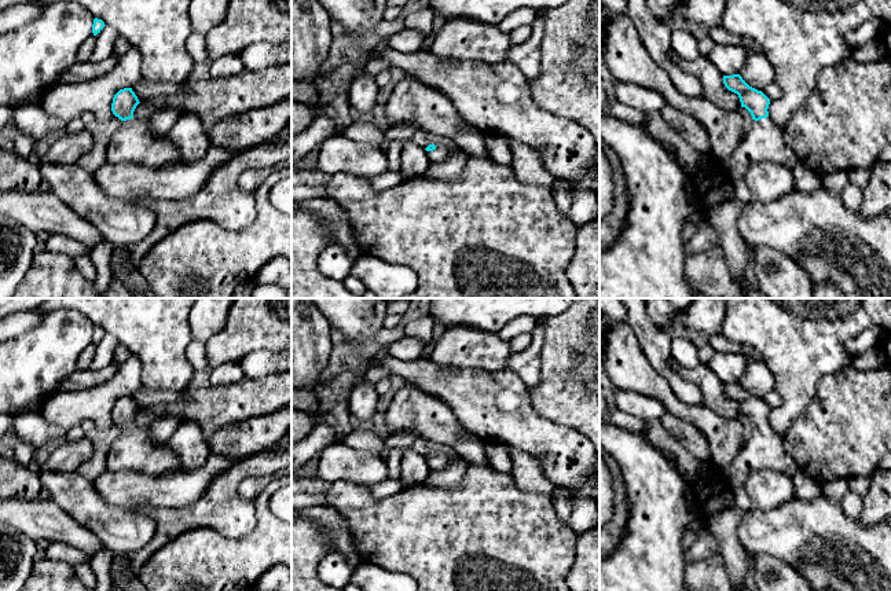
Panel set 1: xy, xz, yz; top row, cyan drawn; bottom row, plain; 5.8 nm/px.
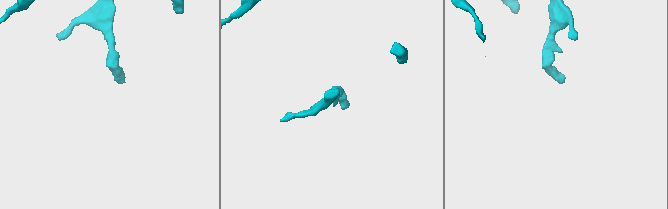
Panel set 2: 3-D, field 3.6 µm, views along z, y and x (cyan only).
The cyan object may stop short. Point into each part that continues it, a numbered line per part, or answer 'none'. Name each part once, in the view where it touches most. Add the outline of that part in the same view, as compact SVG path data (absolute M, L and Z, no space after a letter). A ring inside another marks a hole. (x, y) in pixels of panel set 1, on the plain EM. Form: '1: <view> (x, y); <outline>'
1: yz (765, 450); M770 425L752 429L751 438L736 459L720 469L720 476L733 491L744 485L749 474L758 469L777 470L789 477L799 470L795 460L785 452L784 437L776 433Z

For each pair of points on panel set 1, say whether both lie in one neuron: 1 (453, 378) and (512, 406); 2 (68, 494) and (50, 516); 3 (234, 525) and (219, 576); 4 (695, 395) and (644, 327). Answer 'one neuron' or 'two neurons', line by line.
1: one neuron
2: two neurons
3: two neurons
4: one neuron

